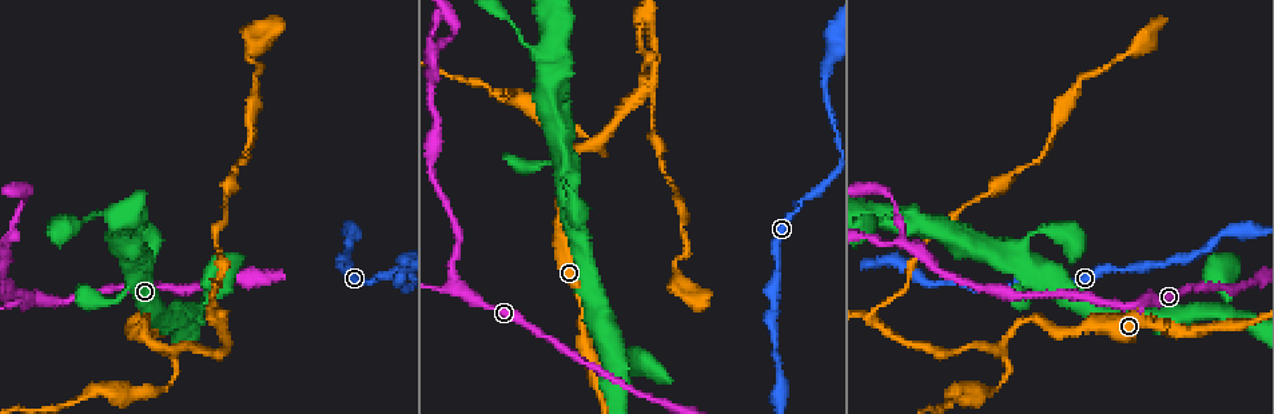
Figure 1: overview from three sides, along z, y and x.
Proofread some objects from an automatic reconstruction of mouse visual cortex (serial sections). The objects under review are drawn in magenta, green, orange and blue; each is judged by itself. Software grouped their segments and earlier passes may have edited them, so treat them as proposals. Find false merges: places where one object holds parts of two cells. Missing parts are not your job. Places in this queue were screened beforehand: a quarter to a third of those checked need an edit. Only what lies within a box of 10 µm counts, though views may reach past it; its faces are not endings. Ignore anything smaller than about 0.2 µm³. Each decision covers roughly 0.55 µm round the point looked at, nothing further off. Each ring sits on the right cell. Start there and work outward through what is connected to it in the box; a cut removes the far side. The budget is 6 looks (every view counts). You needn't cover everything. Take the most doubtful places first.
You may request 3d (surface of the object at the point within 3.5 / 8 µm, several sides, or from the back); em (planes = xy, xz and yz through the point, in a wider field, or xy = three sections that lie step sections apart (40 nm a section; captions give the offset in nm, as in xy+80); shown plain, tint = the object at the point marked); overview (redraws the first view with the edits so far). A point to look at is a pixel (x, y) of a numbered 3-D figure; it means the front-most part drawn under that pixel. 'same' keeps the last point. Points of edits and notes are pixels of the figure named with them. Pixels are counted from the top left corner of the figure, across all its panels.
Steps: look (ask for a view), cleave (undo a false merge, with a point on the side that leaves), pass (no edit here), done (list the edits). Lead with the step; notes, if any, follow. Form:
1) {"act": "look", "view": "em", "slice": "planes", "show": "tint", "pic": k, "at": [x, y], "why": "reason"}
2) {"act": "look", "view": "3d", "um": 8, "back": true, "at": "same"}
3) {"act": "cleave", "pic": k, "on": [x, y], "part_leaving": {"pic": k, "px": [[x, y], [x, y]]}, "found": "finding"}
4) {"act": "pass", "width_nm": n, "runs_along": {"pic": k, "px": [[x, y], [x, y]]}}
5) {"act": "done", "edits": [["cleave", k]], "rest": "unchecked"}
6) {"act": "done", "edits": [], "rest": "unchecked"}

{"act": "look", "view": "3d", "um": 8, "pic": 1, "at": [165, 344], "why": "sharp bend"}

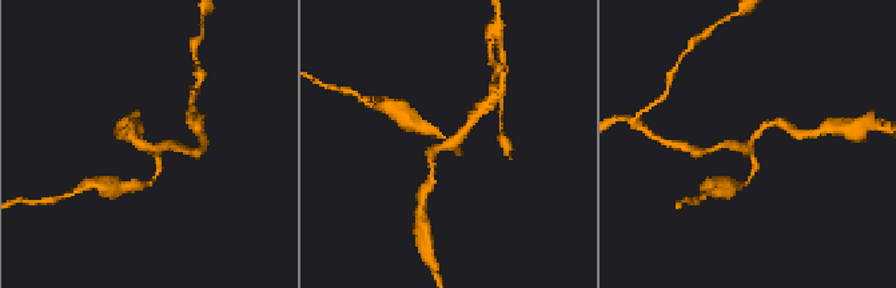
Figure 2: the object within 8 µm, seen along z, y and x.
{"act": "look", "view": "em", "slice": "planes", "show": "tint", "at": "same", "why": "need the tissue"}

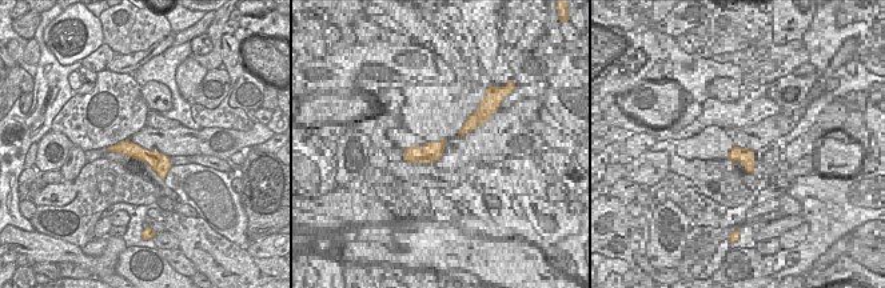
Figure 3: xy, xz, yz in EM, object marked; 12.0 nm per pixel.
{"act": "pass", "width_nm": 220, "runs_along": {"pic": 2, "px": [[430, 163], [474, 118]]}, "found": "all the same cell"}

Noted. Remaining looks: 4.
{"act": "look", "view": "3d", "um": 3.5, "back": true, "pic": 1, "at": [876, 317], "why": "sharp bend"}

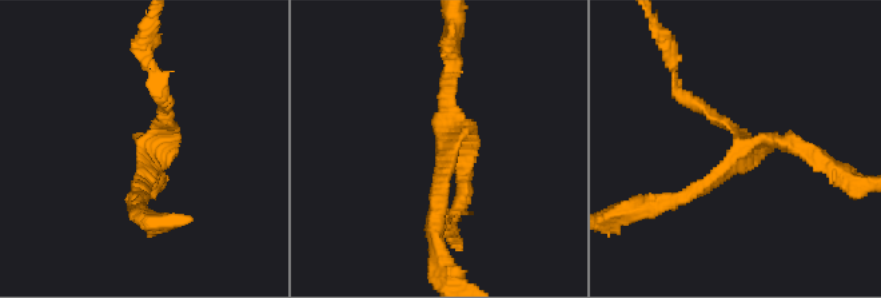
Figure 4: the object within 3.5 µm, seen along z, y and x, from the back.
{"act": "look", "view": "em", "slice": "xy", "step": 3, "show": "tint", "pic": 4, "at": [442, 145]}

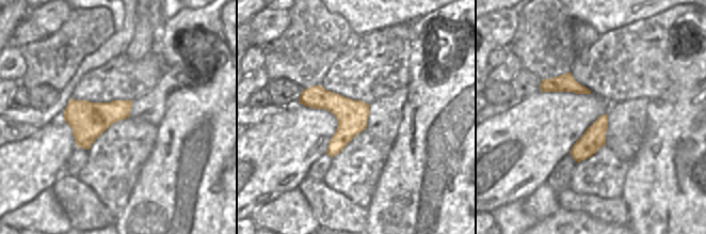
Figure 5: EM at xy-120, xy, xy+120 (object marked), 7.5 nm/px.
{"act": "pass", "width_nm": 220, "runs_along": {"pic": 4, "px": [[138, 202], [162, 96]]}, "found": "continuous, no second cell"}

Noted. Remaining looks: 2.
{"act": "look", "view": "3d", "um": 3.5, "pic": 1, "at": [1021, 251]}

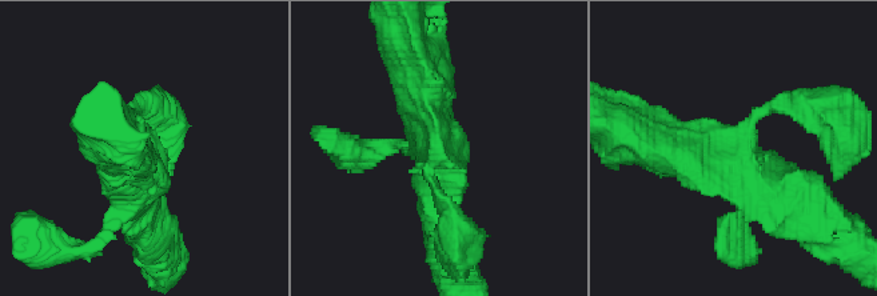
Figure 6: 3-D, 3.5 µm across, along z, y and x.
{"act": "look", "view": "em", "slice": "xy", "step": 3, "show": "tint", "pic": 6, "at": [741, 148], "why": "shape alone is not enough"}

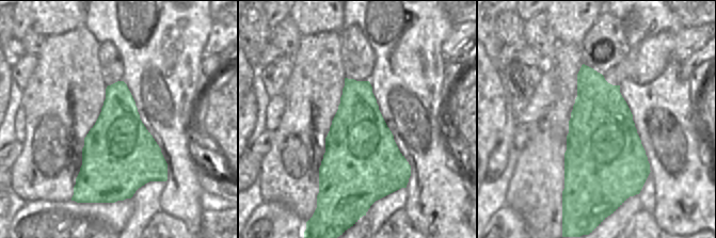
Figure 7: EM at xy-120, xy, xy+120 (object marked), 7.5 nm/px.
{"act": "pass", "runs_along": {"pic": 6, "px": [[812, 211], [781, 191], [657, 146]]}, "found": "all the same cell"}

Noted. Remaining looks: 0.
{"act": "done", "edits": [], "rest": "unchecked"}

